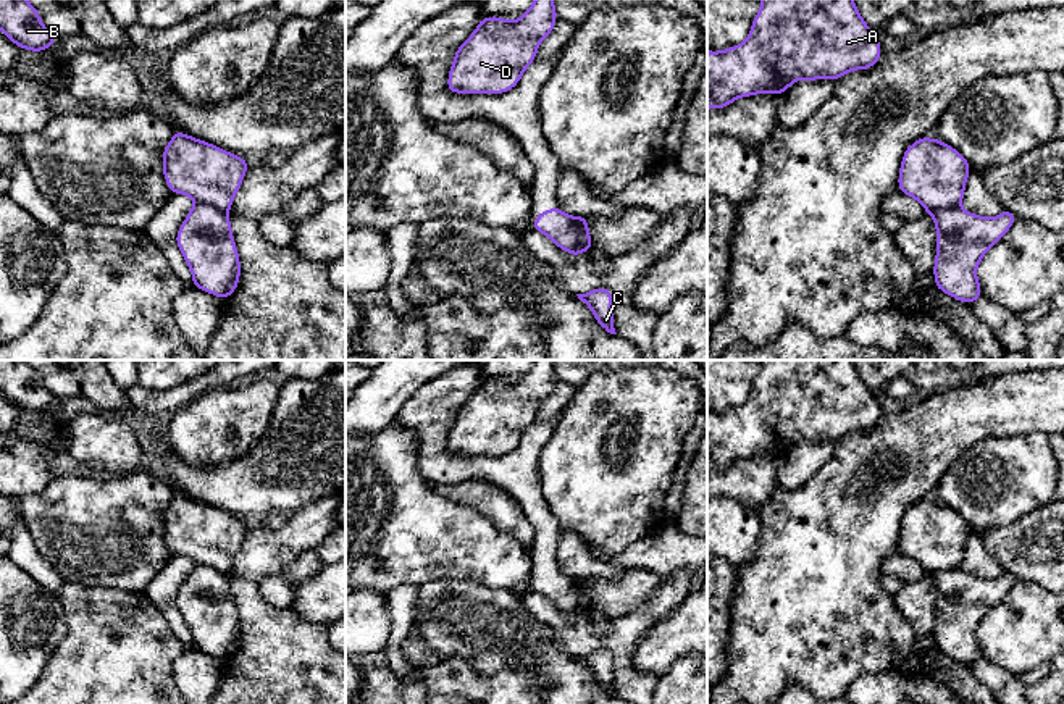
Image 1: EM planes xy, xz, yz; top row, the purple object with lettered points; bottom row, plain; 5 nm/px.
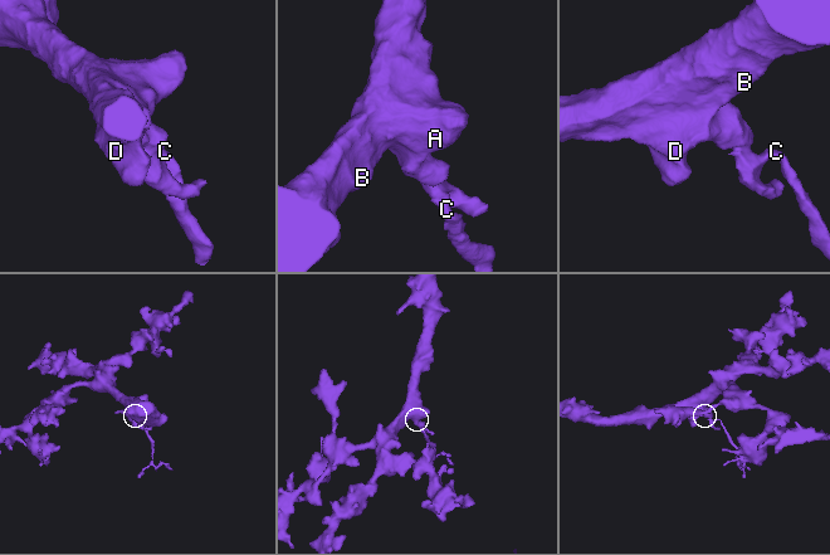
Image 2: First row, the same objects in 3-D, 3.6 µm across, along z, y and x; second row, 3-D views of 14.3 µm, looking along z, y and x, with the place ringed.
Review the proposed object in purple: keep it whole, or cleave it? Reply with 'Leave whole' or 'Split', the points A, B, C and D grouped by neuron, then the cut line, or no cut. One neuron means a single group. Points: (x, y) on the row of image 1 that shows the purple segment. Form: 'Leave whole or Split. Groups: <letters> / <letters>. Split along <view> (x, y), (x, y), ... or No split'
Split. Groups: A B D / C. Split along xz (570, 217), (578, 246), (585, 252)

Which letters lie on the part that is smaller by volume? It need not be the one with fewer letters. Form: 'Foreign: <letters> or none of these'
Foreign: C

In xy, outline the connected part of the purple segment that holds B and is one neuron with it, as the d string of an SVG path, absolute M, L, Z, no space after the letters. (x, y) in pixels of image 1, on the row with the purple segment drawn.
M0 0L0 31L19 48L44 52L57 39L27 0Z

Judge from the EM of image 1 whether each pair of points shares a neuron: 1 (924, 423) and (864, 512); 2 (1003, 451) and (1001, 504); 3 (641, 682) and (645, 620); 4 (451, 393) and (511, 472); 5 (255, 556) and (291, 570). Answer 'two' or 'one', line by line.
1: one
2: one
3: one
4: one
5: two

